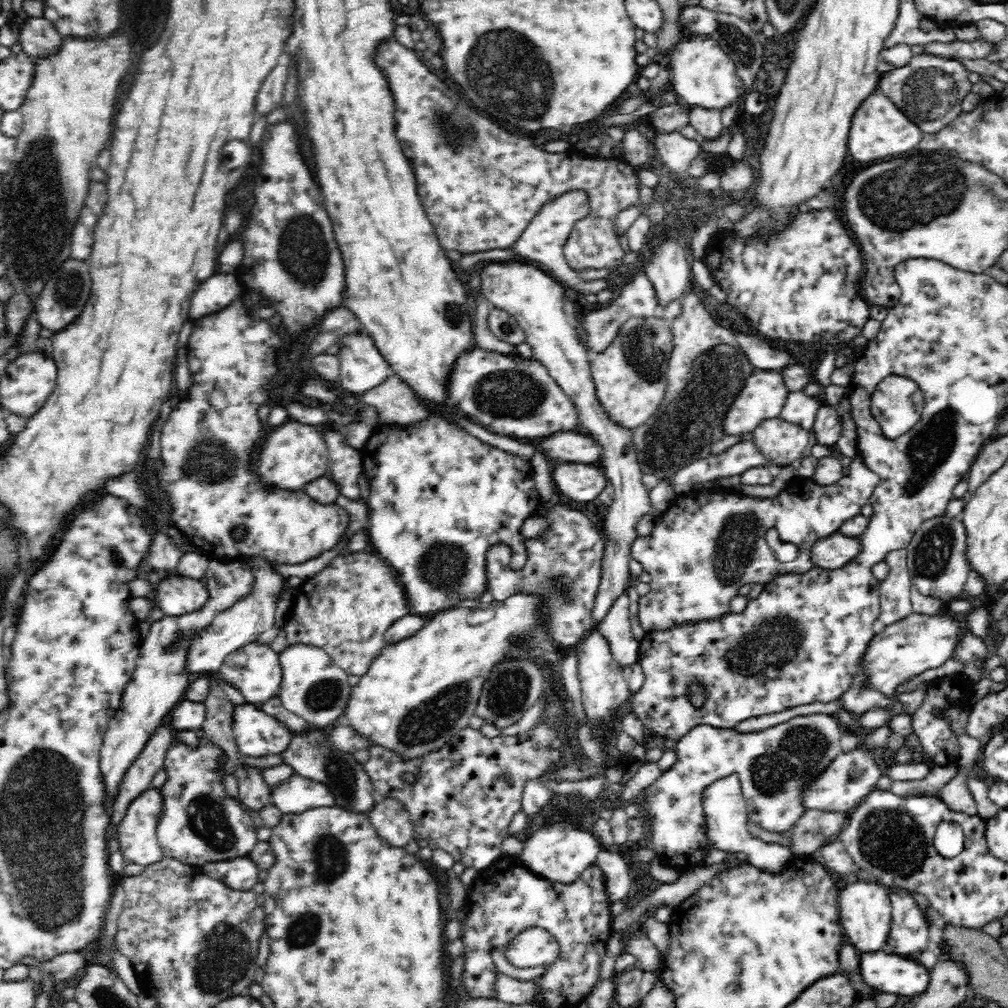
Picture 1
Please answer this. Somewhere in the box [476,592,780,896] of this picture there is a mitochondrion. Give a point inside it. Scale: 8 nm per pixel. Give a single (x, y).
(508, 692)

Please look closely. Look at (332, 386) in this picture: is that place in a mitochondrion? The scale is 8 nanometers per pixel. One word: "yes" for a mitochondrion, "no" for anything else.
no

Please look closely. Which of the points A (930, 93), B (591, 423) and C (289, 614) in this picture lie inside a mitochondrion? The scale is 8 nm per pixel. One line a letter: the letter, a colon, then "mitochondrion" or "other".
A: mitochondrion
B: other
C: other

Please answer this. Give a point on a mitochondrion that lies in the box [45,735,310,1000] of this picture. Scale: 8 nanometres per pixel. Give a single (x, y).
(225, 961)

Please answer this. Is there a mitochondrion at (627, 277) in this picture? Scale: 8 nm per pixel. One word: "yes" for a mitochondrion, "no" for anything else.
no

